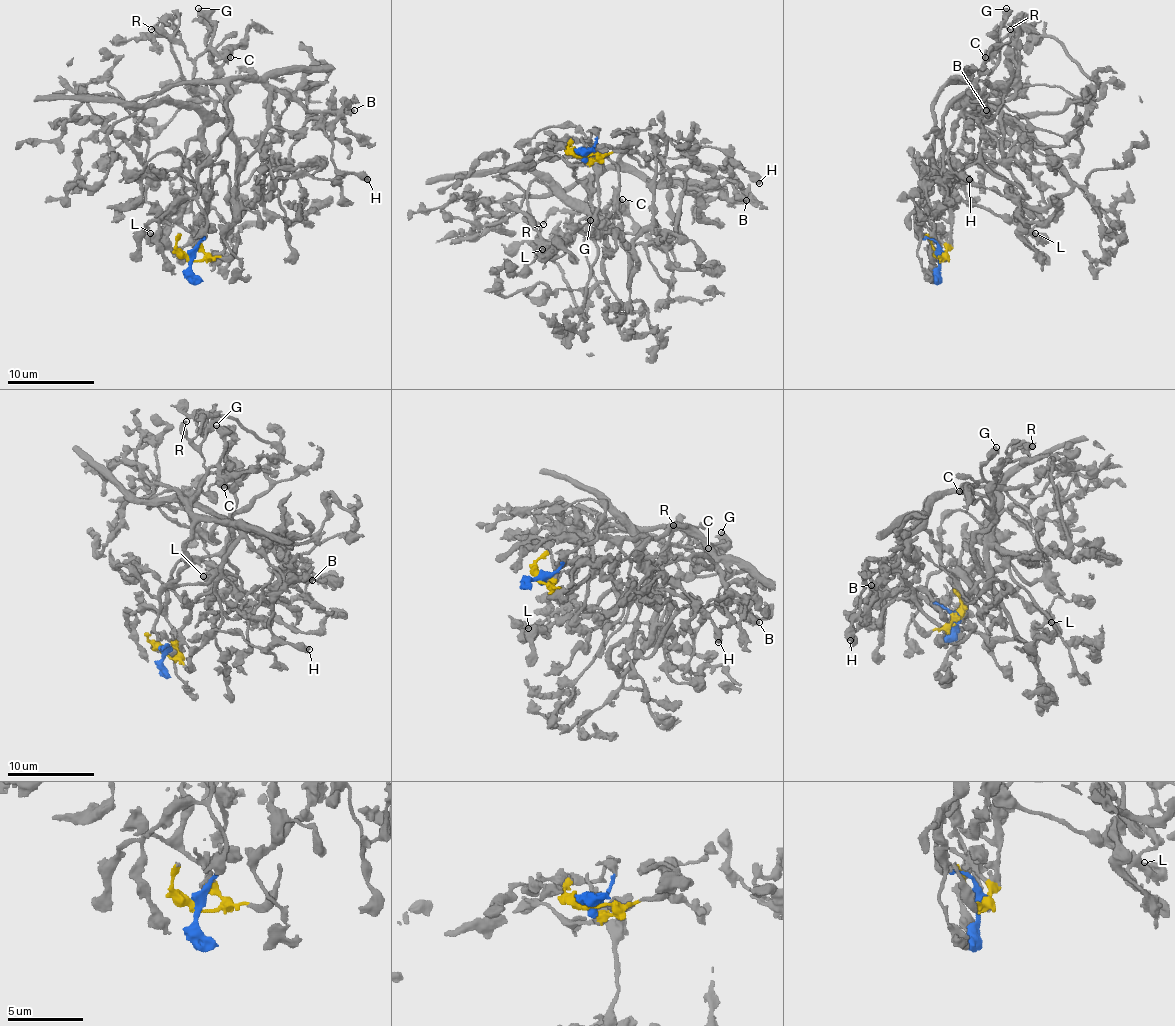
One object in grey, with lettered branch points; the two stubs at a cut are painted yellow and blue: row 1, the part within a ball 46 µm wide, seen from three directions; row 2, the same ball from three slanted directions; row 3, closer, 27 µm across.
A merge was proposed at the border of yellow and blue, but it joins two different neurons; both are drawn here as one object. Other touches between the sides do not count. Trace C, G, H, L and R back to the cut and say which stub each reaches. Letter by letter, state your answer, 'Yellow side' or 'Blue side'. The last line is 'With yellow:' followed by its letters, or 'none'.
C: Blue side
G: Blue side
H: Blue side
L: Yellow side
R: Blue side
With yellow: L

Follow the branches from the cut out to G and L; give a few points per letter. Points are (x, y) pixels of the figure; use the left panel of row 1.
G: (189, 256), (206, 228), (198, 171), (228, 130), (230, 93), (196, 78), (196, 58), (213, 34), (198, 8)
L: (189, 256), (204, 254), (183, 224), (180, 169), (206, 156), (198, 141), (145, 191), (172, 224), (150, 232)

